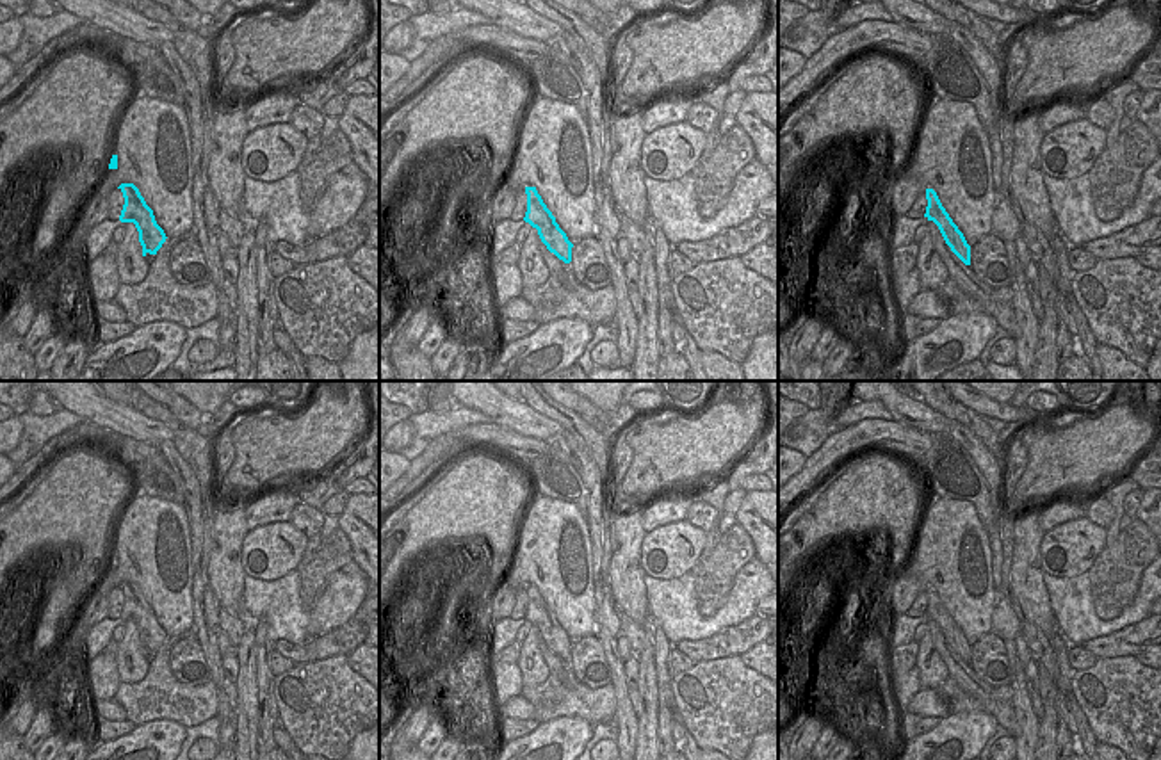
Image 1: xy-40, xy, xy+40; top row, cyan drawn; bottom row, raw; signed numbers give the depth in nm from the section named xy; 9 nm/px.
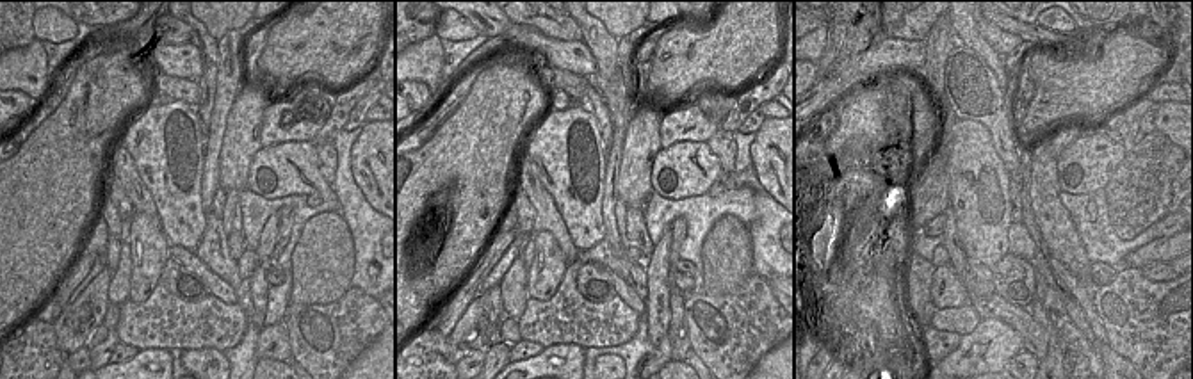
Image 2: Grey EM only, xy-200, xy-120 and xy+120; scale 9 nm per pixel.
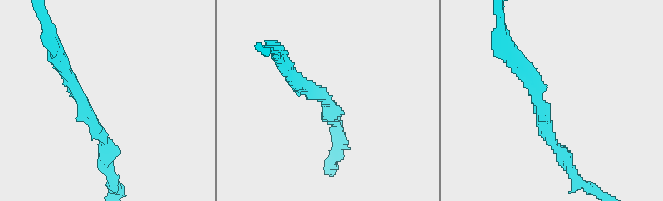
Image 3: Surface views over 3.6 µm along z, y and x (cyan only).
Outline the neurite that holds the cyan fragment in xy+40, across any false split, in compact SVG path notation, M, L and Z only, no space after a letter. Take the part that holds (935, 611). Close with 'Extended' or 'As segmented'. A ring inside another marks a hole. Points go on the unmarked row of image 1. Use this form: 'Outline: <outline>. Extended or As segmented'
Outline: M926 587L926 612L924 616L928 619L933 619L946 643L951 646L951 650L965 662L970 664L970 644L967 643L963 632L958 628L958 625L953 621L946 607L942 605L937 591L933 587Z. As segmented.

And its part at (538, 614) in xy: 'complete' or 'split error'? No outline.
complete

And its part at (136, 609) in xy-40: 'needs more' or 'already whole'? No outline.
already whole

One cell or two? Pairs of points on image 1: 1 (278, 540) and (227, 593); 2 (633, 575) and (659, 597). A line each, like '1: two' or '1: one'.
1: two
2: two

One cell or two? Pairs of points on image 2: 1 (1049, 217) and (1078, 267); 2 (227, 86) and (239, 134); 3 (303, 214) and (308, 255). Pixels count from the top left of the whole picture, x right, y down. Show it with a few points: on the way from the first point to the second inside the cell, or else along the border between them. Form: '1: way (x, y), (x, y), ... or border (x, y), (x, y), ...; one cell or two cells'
1: way (1056, 230), (1072, 255); one cell
2: border (243, 86), (228, 112), (221, 146); two cells
3: border (339, 210), (314, 214), (305, 223), (289, 260); two cells

